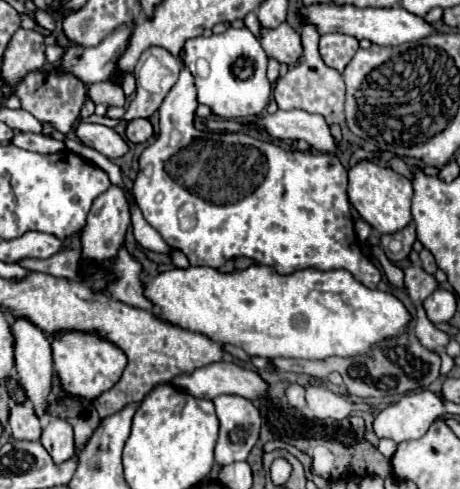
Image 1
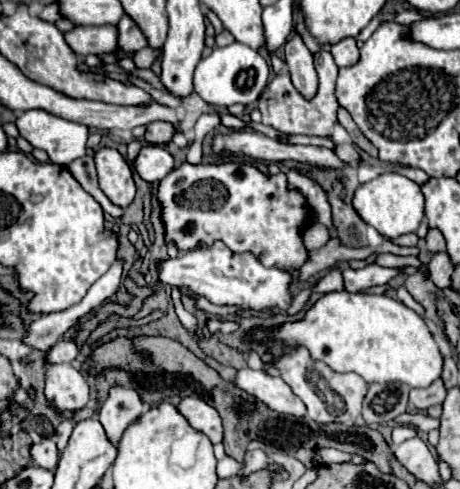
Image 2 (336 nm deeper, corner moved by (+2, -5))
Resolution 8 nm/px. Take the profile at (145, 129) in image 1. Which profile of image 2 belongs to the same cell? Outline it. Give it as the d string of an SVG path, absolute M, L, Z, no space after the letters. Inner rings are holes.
M154 121L146 127L144 139L146 139L146 143L152 143L152 145L166 145L166 143L170 143L174 131L176 131L174 125L164 123L164 121Z

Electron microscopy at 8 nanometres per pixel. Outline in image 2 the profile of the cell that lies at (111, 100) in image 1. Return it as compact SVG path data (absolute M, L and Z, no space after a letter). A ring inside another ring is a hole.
M144 47L142 51L136 51L134 53L134 63L136 63L138 69L148 69L158 55L160 55L160 51L154 51L150 47Z

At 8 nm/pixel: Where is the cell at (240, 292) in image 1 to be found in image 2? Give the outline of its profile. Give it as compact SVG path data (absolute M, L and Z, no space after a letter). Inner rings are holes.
M326 293L308 307L300 321L286 321L280 327L254 327L244 339L260 345L272 341L294 349L302 345L314 361L326 363L332 371L354 371L366 383L402 381L410 387L428 387L442 373L442 355L424 319L388 295Z

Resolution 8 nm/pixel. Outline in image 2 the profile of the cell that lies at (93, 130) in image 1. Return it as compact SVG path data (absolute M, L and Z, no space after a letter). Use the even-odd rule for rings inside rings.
M144 145L134 159L134 169L144 181L156 183L174 169L174 159L166 147Z

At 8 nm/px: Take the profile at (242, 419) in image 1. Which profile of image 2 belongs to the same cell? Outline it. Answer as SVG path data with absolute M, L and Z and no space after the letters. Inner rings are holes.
M184 397L180 401L180 405L178 405L178 411L190 421L190 425L194 429L198 429L204 435L208 435L214 445L222 443L222 437L224 437L222 417L204 399L200 399L200 397Z

